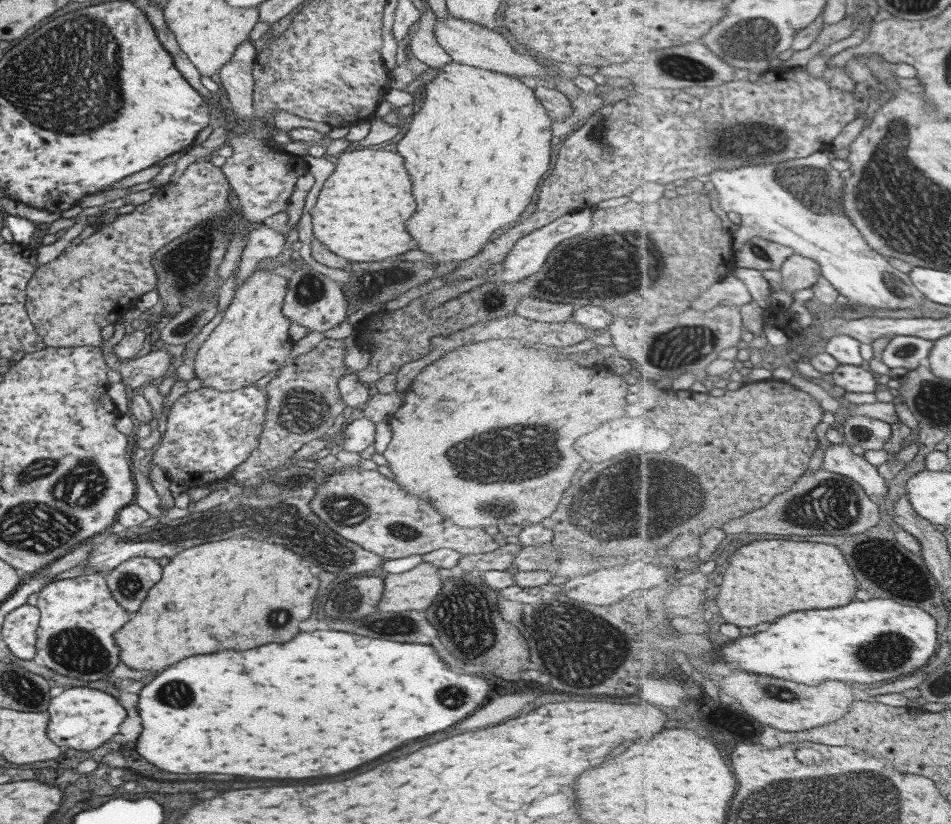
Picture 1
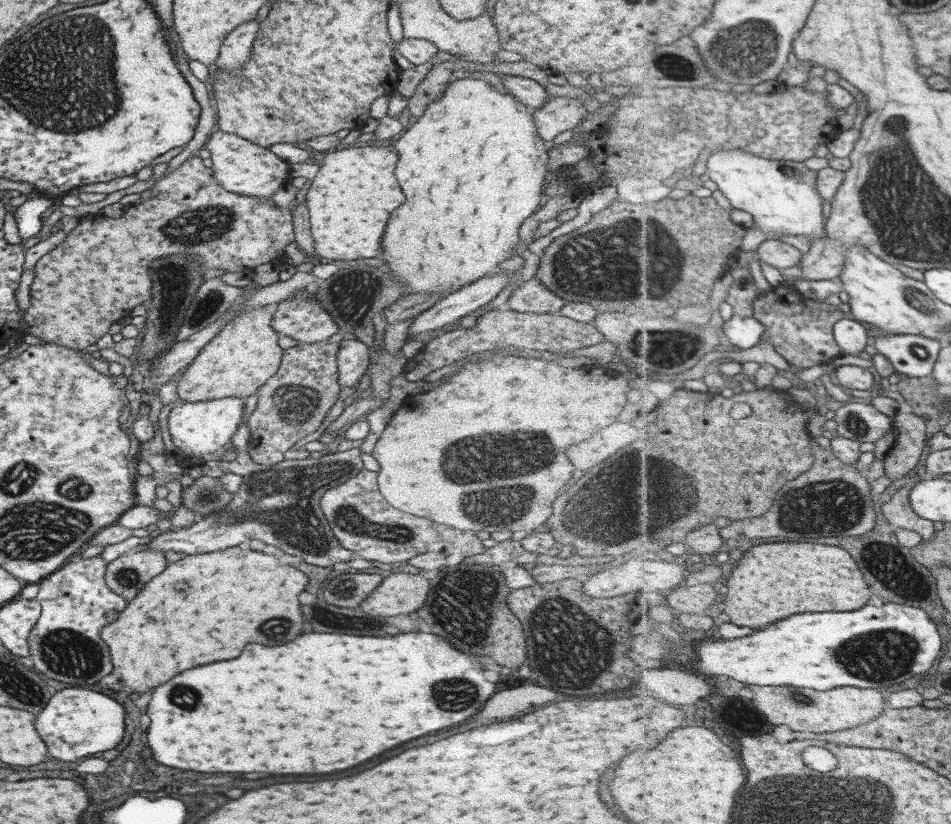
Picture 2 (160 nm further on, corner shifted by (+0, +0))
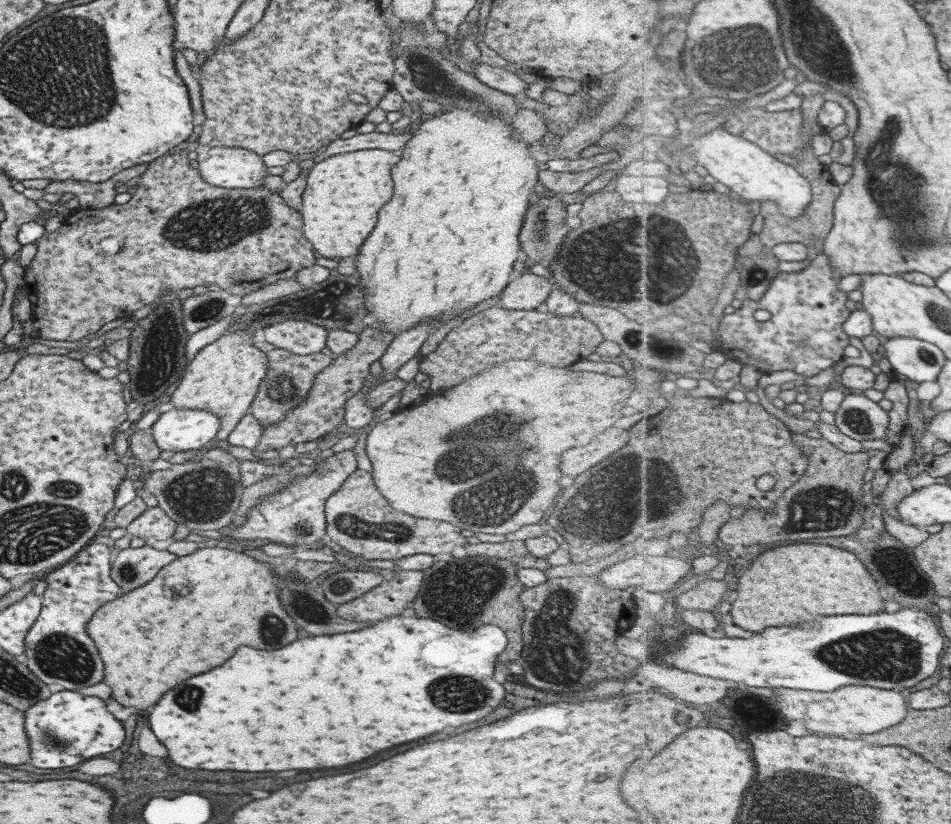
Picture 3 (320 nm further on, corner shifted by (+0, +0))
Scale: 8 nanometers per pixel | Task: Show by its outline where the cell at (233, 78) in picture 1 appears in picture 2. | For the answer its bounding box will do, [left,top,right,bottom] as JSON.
[214,19,258,75]

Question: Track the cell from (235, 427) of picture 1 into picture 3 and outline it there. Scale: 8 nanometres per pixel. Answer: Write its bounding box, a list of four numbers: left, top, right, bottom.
[149,408,219,452]

